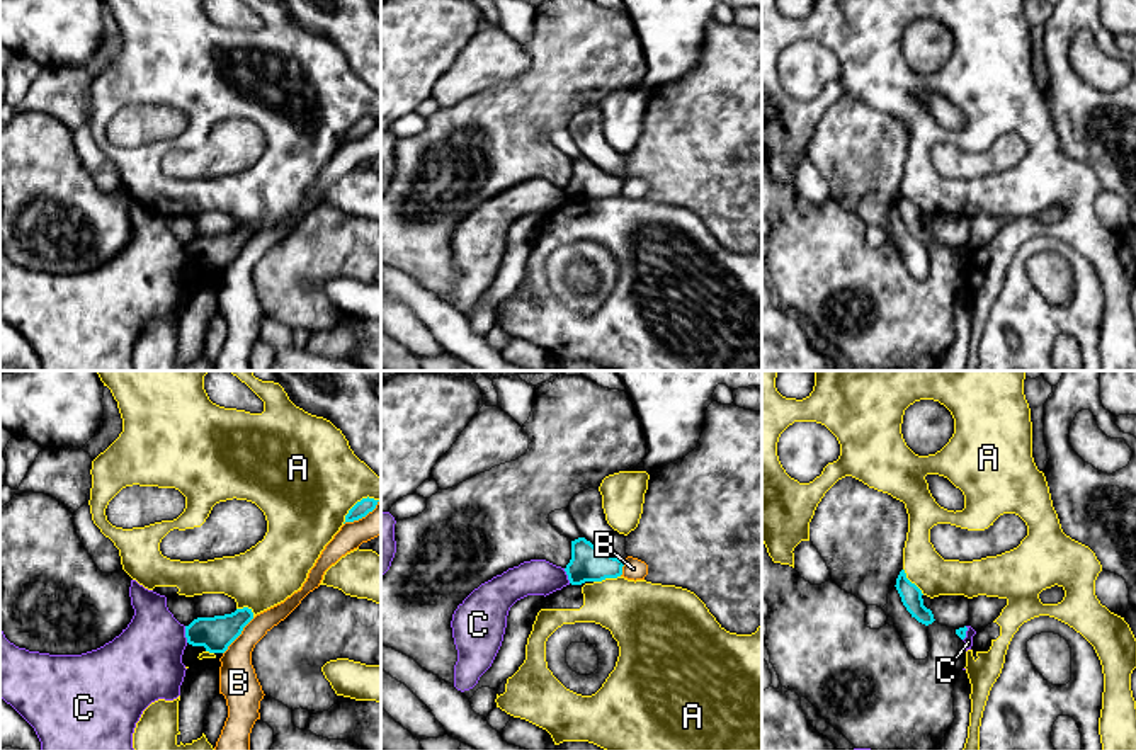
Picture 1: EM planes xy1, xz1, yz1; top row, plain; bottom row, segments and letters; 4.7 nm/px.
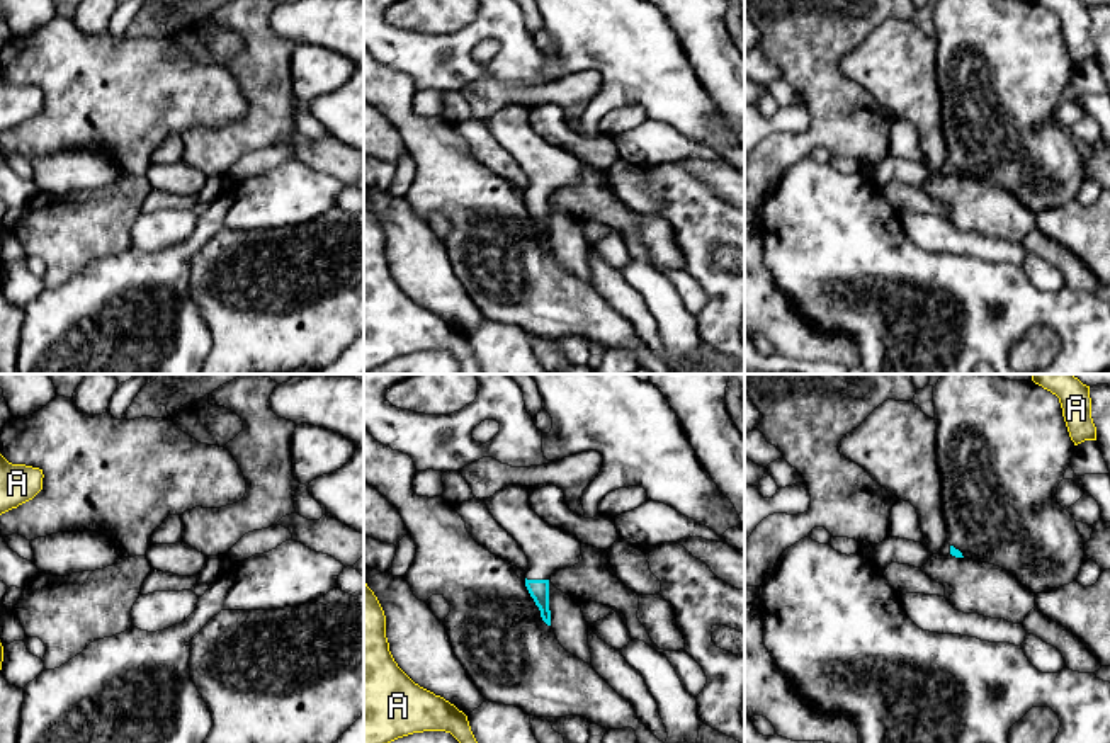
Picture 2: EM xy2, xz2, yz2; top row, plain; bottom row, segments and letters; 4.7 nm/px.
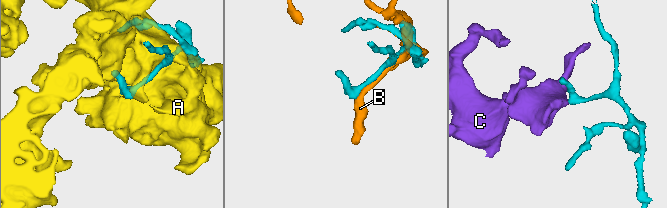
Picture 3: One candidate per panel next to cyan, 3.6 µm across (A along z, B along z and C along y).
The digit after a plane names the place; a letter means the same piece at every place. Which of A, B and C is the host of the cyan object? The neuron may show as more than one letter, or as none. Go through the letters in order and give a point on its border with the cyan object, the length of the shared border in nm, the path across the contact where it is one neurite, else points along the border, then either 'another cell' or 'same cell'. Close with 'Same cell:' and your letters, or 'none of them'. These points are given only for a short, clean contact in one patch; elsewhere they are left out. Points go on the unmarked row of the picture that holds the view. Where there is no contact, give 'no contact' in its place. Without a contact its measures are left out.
A: meets cyan in yz1 at (910, 201); contact 160 nm long; another cell
B: meets cyan in xy1 at (238, 254); contact 220 nm long; another cell
C: meets cyan in xy1 at (186, 254); contact 80 nm long; border along xy1 (184, 245), (187, 261); another cell
Same cell: none of them

